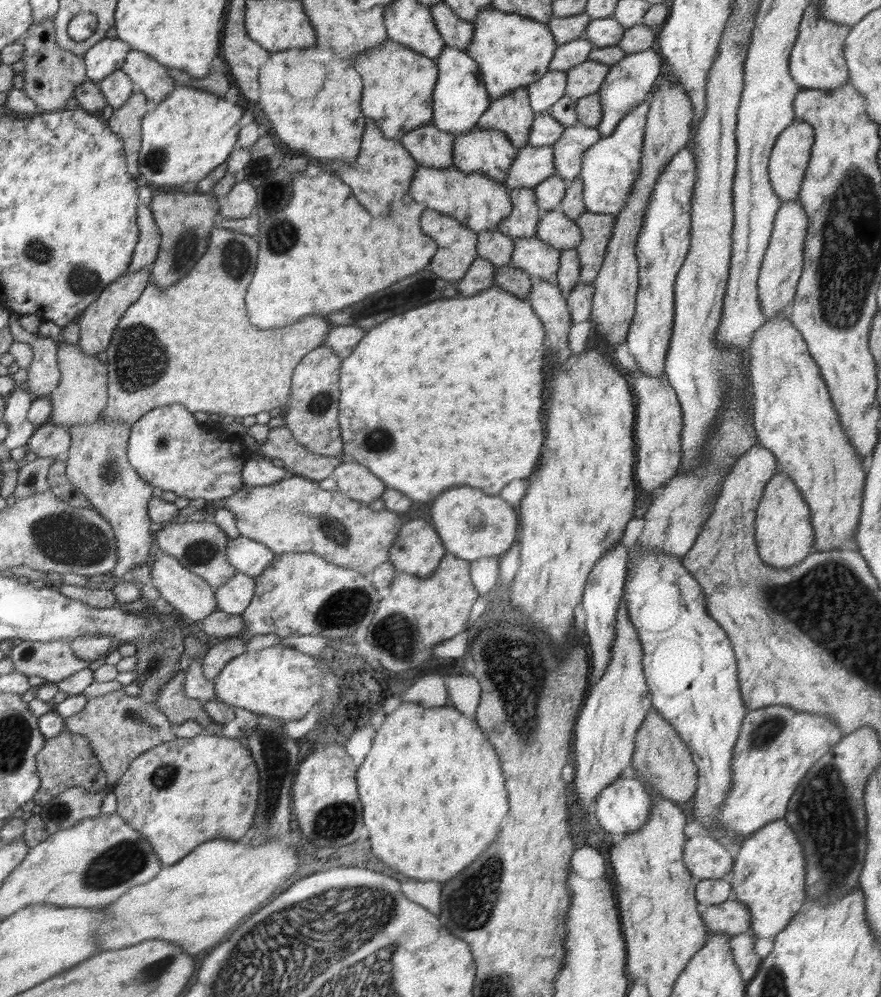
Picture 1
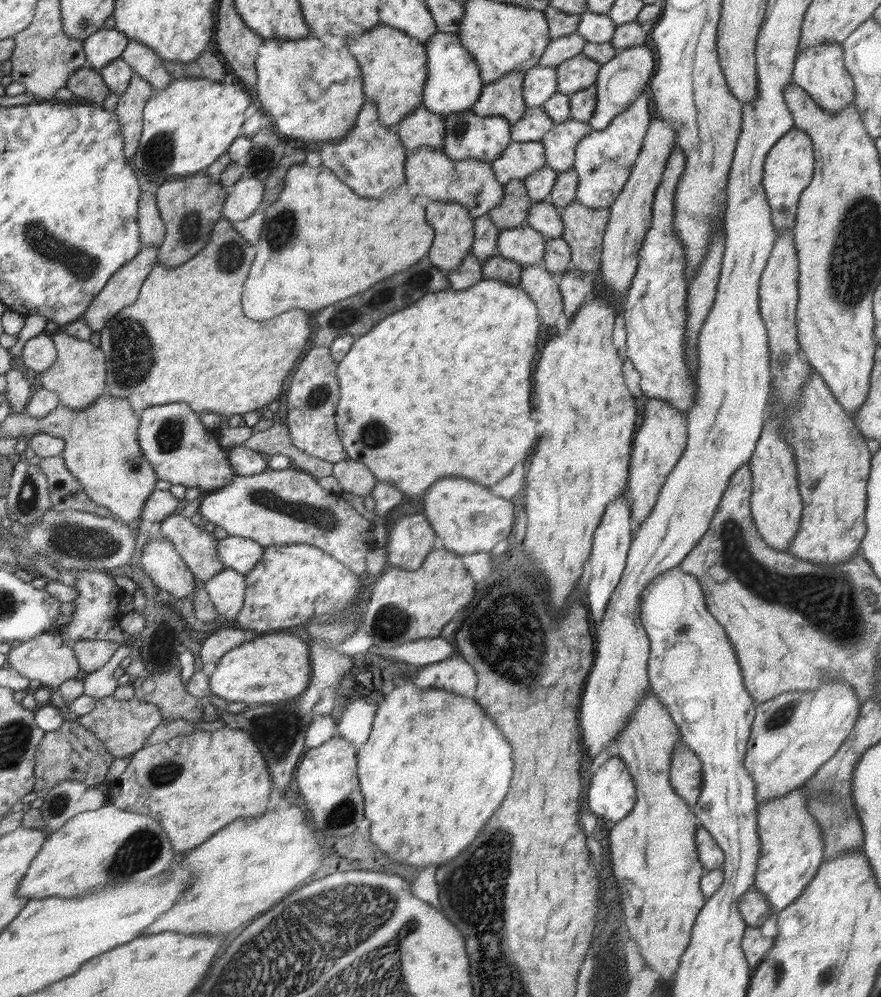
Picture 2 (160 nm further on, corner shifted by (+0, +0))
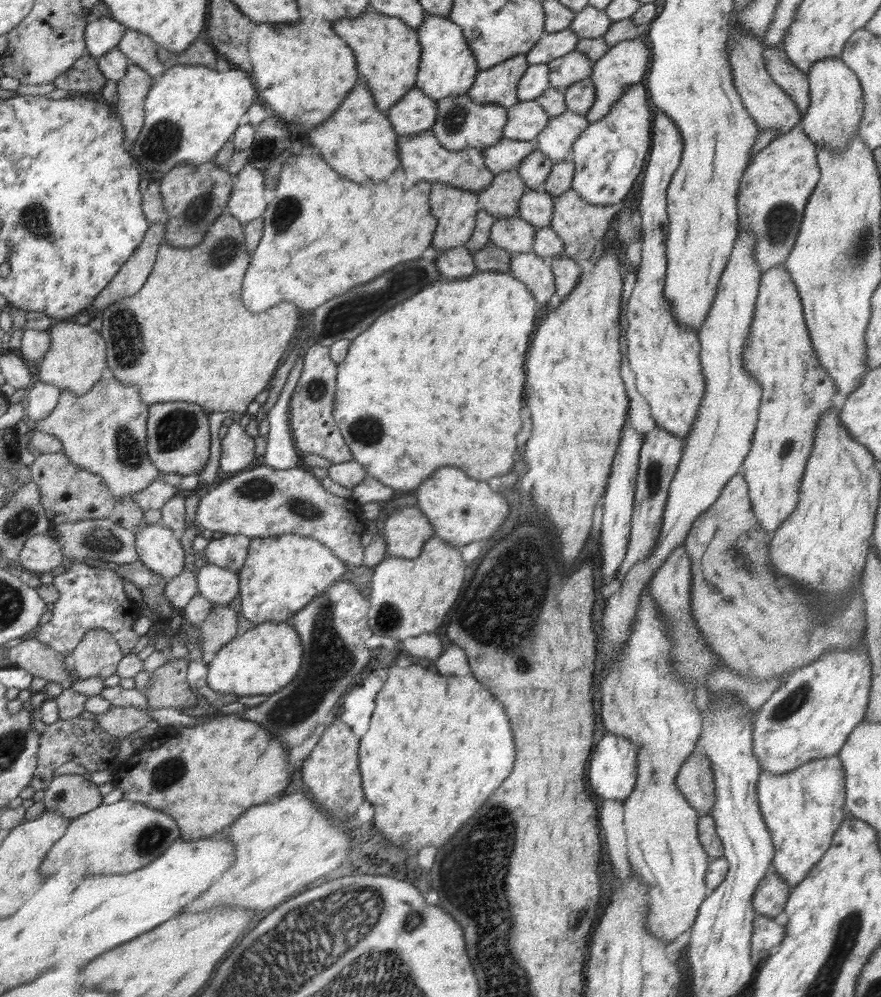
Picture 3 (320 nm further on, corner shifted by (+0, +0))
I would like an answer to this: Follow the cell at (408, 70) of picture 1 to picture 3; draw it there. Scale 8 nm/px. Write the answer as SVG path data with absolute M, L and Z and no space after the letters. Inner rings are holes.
M372 10L336 22L334 32L338 32L338 36L346 36L346 44L358 52L358 68L362 68L366 86L374 88L372 93L379 110L388 112L412 87L416 87L422 54L420 34L405 21Z

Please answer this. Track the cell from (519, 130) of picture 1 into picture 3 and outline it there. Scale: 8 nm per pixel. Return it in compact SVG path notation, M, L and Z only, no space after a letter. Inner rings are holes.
M512 56L480 70L467 95L478 104L498 103L508 110L520 100L517 86L529 65L525 56Z

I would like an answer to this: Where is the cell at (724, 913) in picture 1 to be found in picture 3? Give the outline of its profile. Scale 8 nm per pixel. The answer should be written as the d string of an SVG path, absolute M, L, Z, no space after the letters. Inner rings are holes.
M770 871L754 893L755 914L775 918L784 910L790 893L789 884L779 874Z

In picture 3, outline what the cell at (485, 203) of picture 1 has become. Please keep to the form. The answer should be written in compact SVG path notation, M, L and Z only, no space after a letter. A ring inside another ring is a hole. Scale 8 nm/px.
M430 129L415 135L401 135L397 145L400 148L402 168L406 176L410 176L410 184L427 180L480 194L496 178L496 174L486 166L482 150L470 147L451 151L440 143Z

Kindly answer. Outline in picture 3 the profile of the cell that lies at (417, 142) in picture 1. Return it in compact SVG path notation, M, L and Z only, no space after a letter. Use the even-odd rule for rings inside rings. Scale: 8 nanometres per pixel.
M417 86L390 107L387 115L400 135L415 135L430 129L436 120L437 101Z

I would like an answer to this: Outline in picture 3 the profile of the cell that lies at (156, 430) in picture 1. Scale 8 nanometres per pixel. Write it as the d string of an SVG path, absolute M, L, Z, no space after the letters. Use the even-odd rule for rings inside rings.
M176 401L149 406L148 418L149 459L165 474L200 474L210 458L210 432L208 416L194 402Z

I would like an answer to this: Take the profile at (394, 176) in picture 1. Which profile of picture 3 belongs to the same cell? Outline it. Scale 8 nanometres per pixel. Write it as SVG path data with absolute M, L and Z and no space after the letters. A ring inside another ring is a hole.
M364 86L354 88L342 106L333 112L329 119L312 127L309 132L311 144L318 147L326 161L342 176L350 176L350 180L358 180L360 184L380 184L388 174L392 174L400 161L396 152L398 135L384 114L380 114L377 103L372 102L373 93Z

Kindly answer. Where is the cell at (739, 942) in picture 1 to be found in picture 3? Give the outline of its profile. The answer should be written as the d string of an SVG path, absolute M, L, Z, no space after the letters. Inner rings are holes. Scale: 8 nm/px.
M755 915L751 936L751 959L754 965L768 958L783 938L785 938L785 927L769 916Z

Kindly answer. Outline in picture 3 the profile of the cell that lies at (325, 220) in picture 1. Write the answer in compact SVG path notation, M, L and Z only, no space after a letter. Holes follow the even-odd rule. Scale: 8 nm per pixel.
M318 154L292 155L283 164L277 185L277 193L265 208L264 234L259 240L256 250L251 254L252 263L246 271L242 300L246 300L246 308L250 312L260 314L269 311L278 303L291 302L306 311L314 311L317 306L327 300L354 288L356 284L370 282L394 268L400 262L416 260L430 246L436 218L430 214L430 181L424 180L424 194L420 182L408 190L400 184L392 184L392 176L376 186L362 186L358 182L350 182L336 174L336 170Z

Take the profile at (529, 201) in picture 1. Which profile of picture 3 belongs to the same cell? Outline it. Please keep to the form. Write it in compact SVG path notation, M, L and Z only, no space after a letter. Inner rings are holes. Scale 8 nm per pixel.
M517 168L499 172L493 182L479 194L482 208L496 219L516 216L519 200L527 189Z

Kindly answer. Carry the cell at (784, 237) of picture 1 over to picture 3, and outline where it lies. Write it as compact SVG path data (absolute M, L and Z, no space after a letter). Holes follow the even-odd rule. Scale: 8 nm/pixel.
M784 264L768 269L759 286L754 320L743 350L743 367L760 383L762 396L750 450L737 473L747 482L760 526L773 533L798 504L818 421L833 407L832 396L837 390L812 346L798 289Z

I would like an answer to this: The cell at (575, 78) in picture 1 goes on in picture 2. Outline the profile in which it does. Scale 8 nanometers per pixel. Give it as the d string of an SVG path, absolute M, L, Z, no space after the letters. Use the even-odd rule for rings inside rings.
M578 54L570 60L561 62L557 70L557 92L571 94L588 88L595 84L600 68L594 60L588 59L584 54Z

